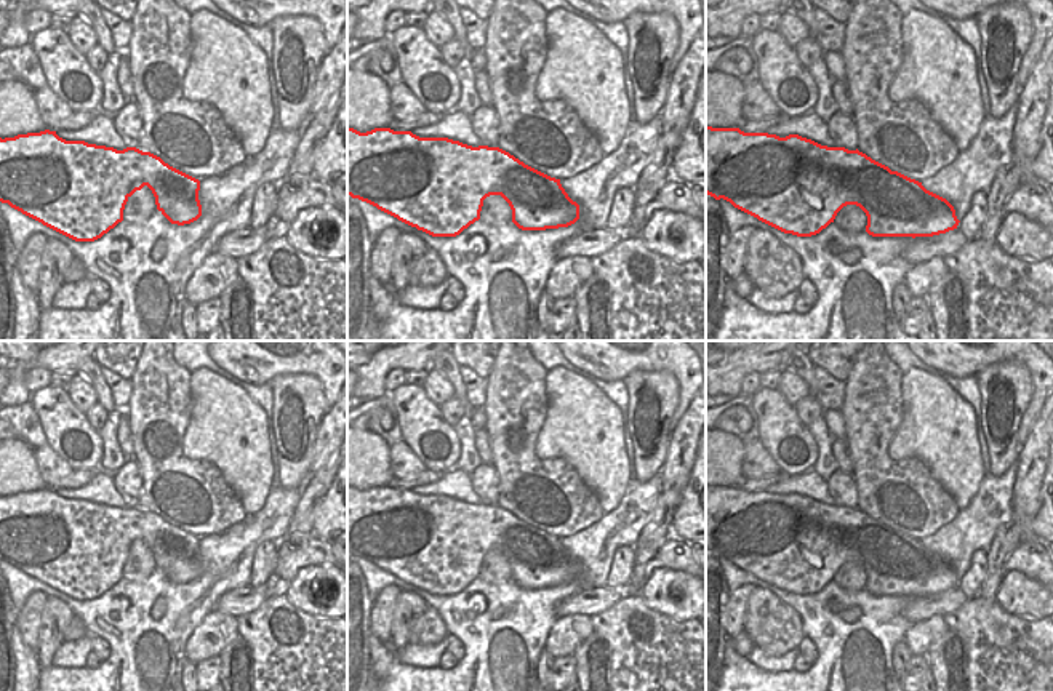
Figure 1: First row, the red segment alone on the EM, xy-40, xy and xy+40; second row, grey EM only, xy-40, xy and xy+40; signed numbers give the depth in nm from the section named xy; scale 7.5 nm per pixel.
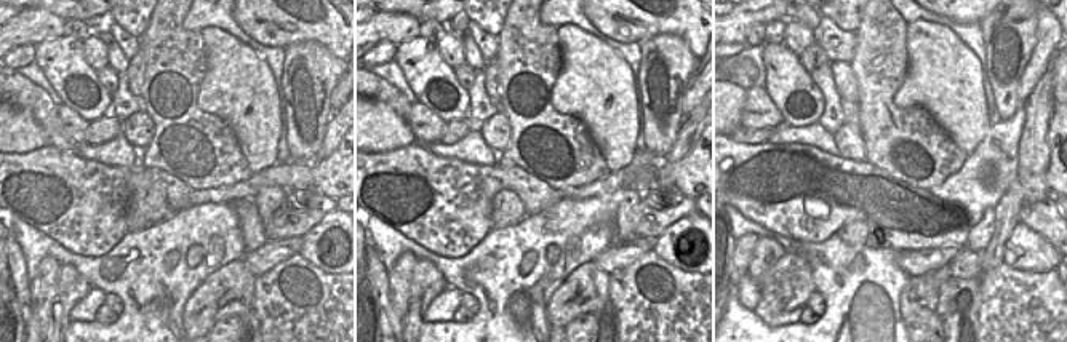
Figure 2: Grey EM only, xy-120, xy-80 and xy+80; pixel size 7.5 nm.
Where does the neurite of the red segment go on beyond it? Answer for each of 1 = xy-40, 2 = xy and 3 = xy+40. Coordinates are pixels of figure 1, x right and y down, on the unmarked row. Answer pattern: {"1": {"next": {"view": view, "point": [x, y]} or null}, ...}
{"1": {"next": null}, "2": {"next": null}, "3": {"next": null}}

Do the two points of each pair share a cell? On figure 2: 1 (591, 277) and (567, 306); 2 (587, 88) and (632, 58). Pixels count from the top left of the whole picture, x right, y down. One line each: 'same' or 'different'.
1: same
2: different

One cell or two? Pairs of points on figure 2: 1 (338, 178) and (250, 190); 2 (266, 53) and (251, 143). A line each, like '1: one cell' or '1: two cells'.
1: one cell
2: two cells

